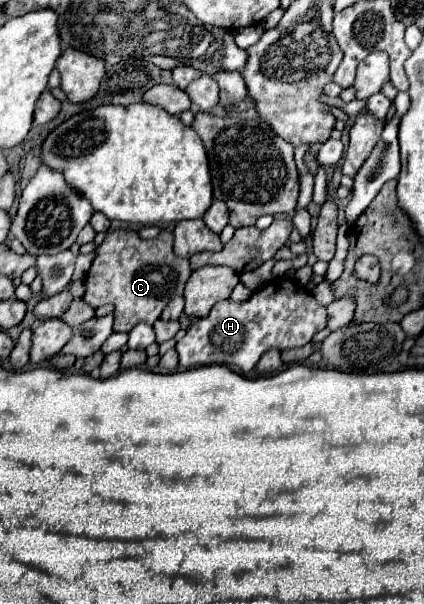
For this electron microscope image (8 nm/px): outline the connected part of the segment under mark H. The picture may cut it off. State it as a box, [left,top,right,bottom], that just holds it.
[175,277,327,373]

